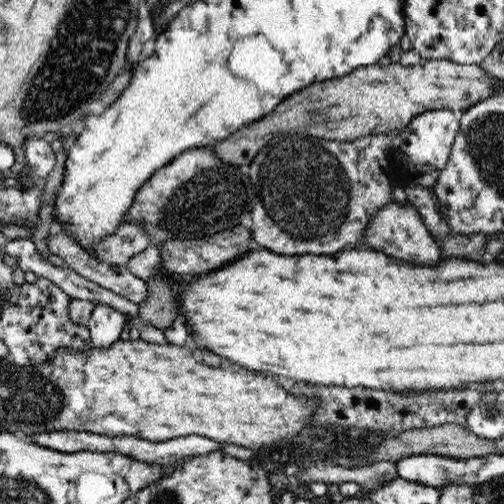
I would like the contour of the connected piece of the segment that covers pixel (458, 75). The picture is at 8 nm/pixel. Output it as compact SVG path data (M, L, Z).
M421 59L414 66L404 66L400 63L390 63L380 66L376 63L370 66L358 67L340 78L316 81L291 94L265 117L256 122L244 125L233 135L223 141L216 141L211 145L211 150L224 162L229 162L237 167L247 167L256 158L257 152L268 145L274 137L282 134L306 133L311 137L331 141L355 141L357 138L372 133L398 133L405 126L426 110L450 109L458 114L477 104L484 98L493 96L496 86L494 77L485 74L479 64L466 65L442 59Z

